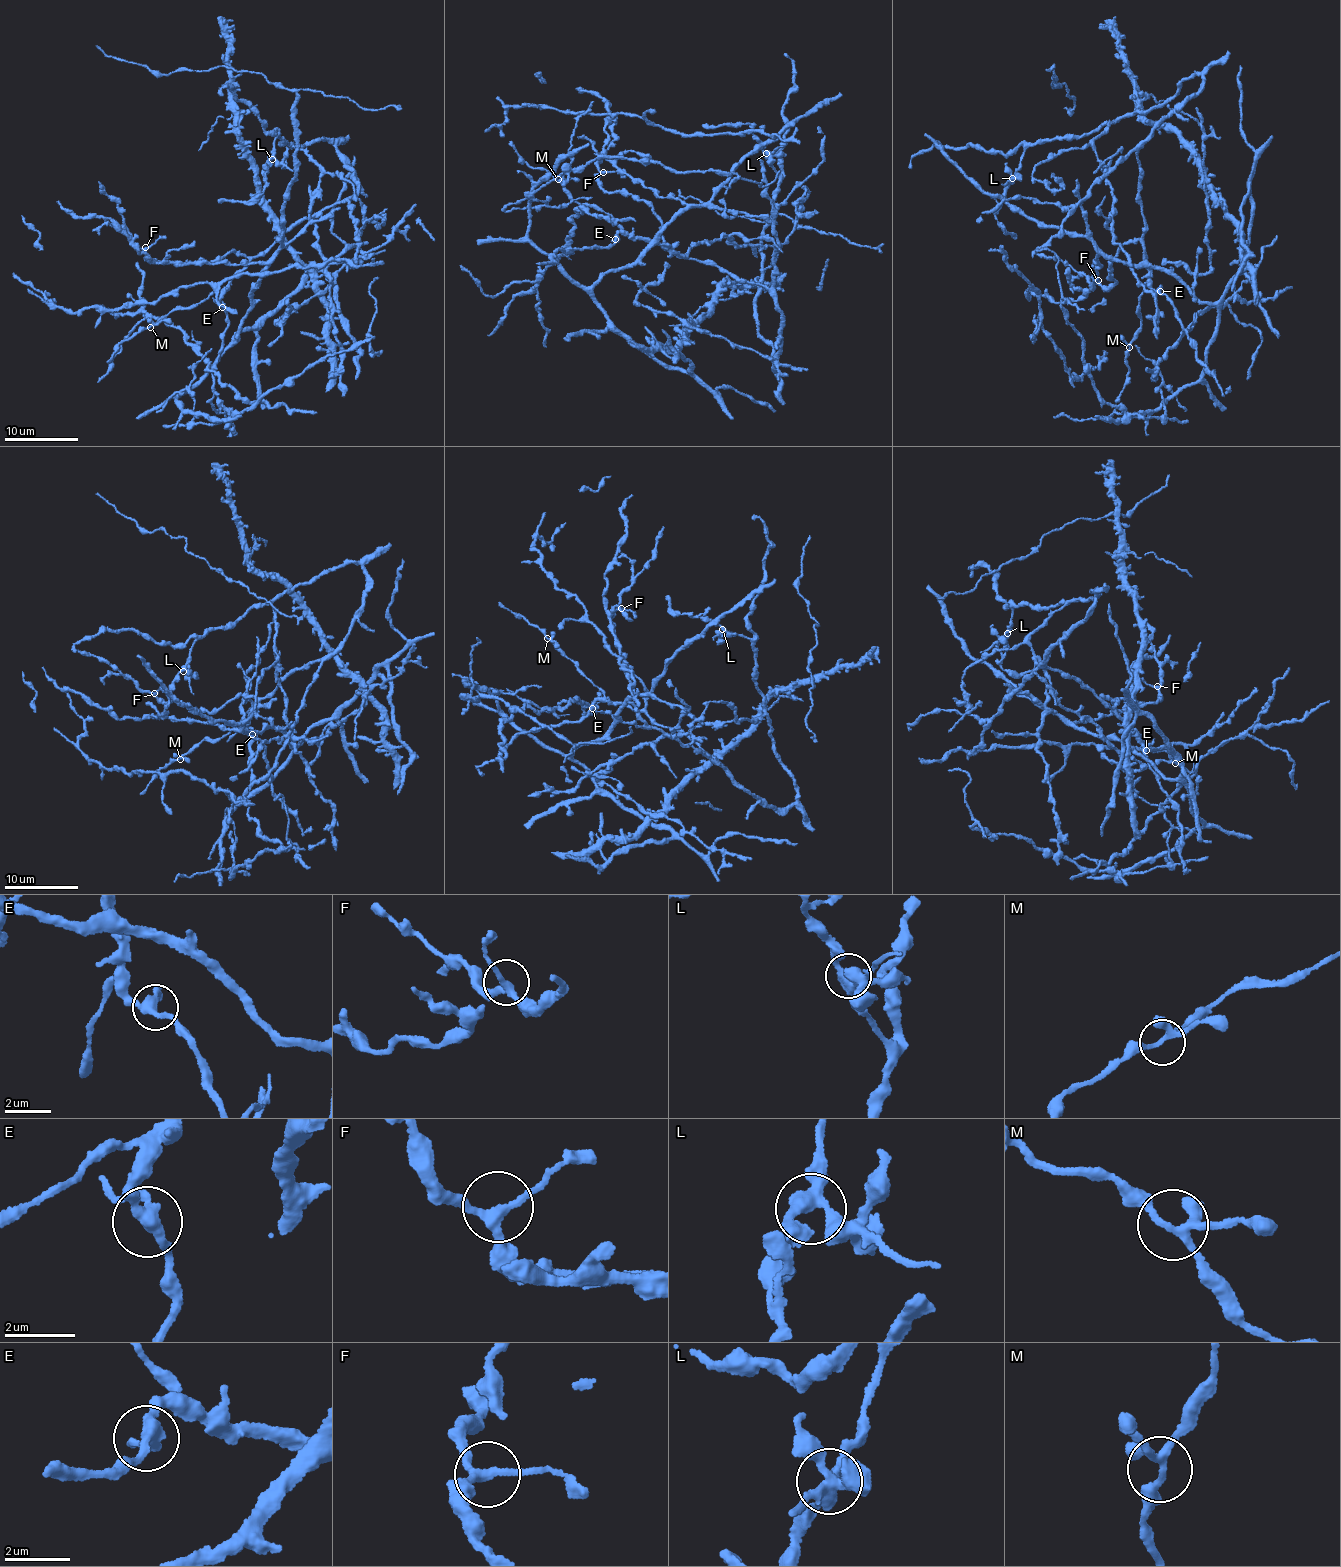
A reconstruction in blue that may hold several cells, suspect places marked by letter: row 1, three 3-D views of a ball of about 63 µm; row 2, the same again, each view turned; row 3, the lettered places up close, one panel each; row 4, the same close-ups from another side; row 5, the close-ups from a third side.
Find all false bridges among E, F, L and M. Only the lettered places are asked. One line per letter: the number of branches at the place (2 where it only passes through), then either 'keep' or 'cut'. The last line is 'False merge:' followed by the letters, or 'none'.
E: branches 3; keep
F: branches 3; keep
L: branches 3; keep
M: branches 4; keep
False merge: none

